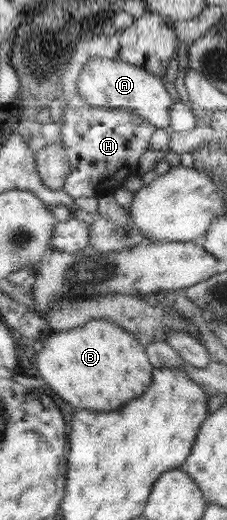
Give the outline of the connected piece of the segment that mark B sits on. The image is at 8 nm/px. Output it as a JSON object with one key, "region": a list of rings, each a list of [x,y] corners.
{"region":[[[103,319],[88,320],[69,332],[53,331],[38,352],[40,378],[65,402],[87,410],[117,410],[151,385],[153,366],[146,347],[123,327]]]}

